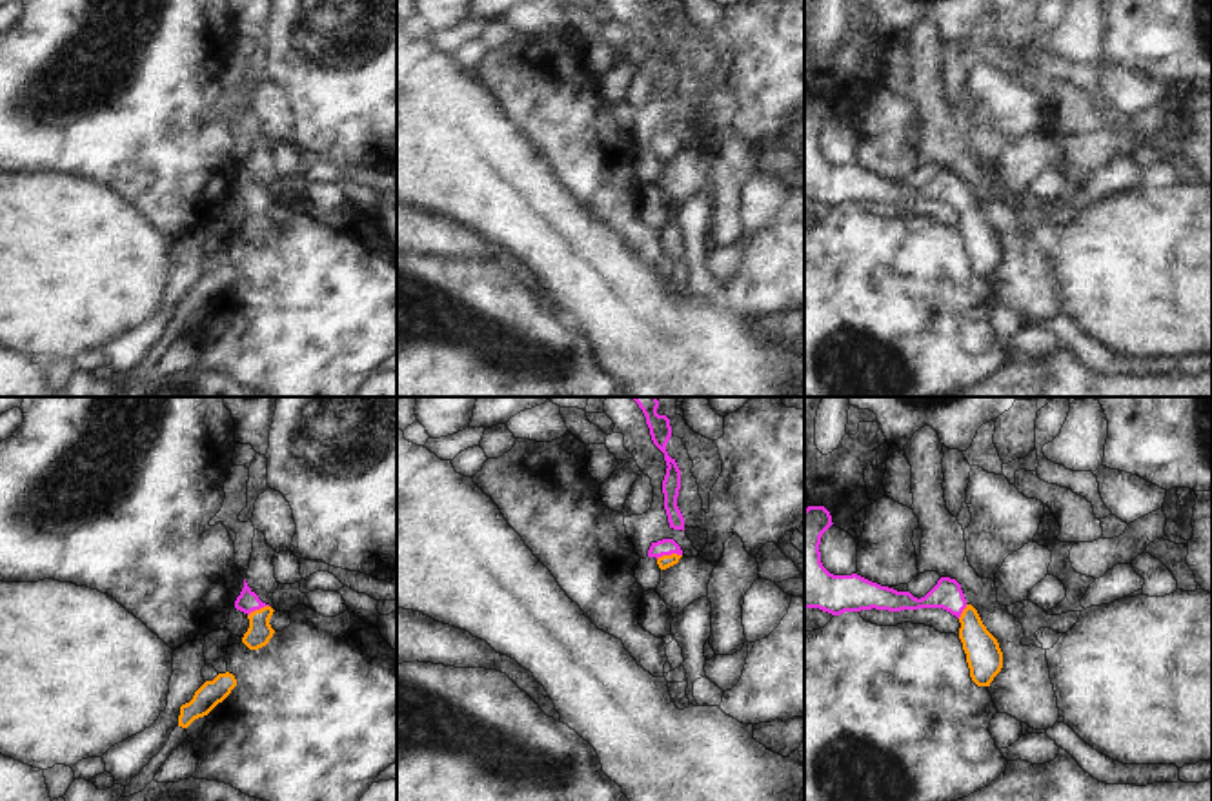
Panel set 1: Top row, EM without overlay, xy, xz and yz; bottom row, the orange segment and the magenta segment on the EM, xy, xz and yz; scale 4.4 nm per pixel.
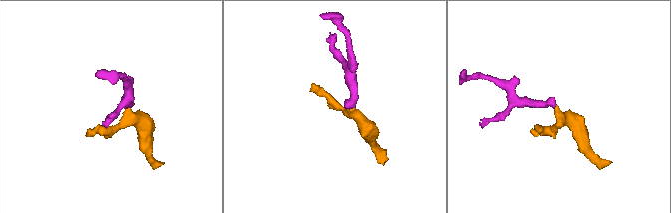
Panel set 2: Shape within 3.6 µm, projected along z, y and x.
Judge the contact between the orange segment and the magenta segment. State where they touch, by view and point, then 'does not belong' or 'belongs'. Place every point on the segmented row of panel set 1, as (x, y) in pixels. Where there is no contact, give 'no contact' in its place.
meets orange in xz at (668, 556); belongs

